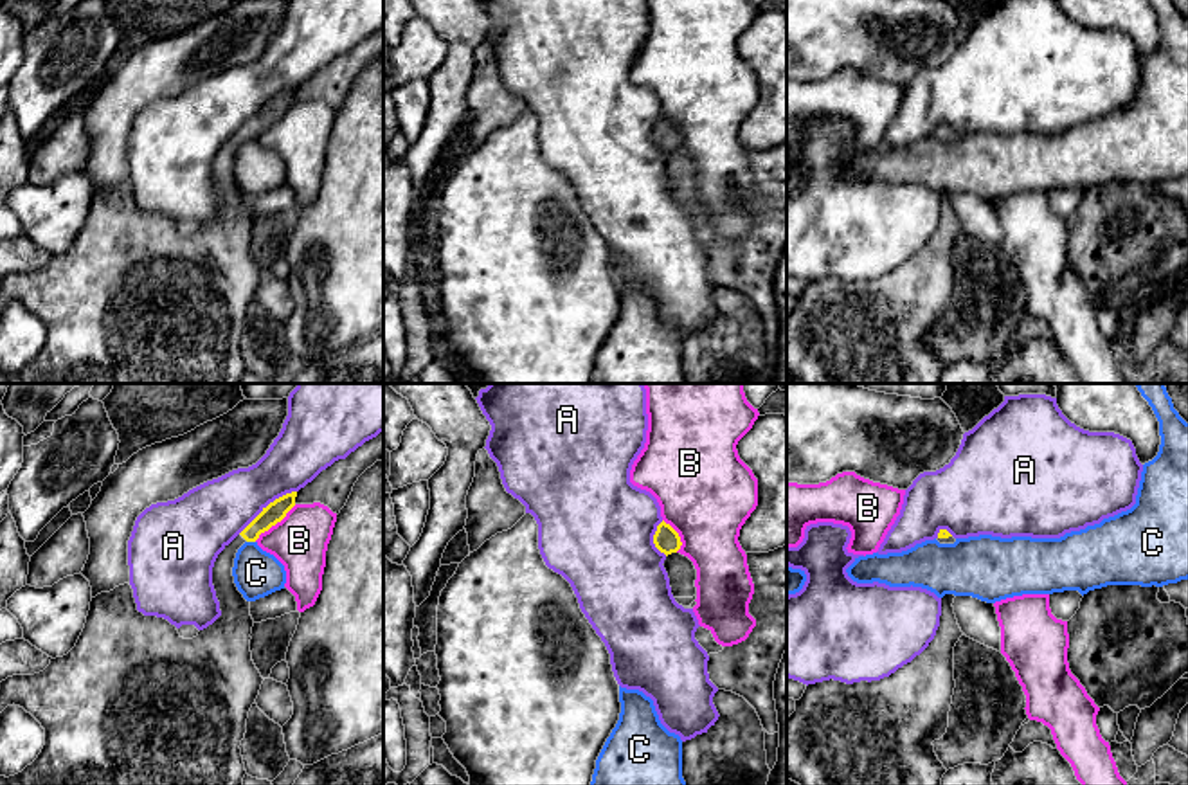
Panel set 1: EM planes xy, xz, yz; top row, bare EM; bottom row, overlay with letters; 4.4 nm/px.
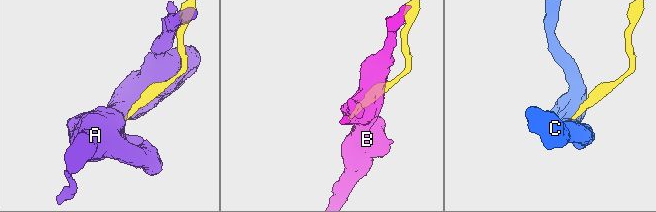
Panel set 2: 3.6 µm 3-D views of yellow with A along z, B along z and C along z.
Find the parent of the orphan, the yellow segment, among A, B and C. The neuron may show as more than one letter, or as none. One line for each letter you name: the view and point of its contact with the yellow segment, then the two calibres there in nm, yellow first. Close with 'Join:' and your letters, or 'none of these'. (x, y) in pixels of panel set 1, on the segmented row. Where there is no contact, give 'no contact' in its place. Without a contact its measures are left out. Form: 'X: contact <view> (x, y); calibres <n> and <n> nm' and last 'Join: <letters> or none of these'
Join: none of these

